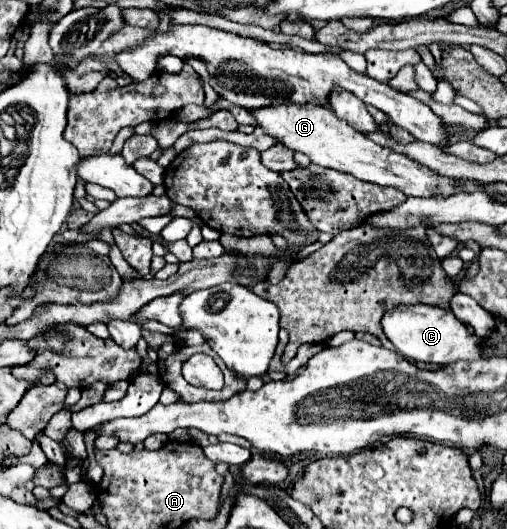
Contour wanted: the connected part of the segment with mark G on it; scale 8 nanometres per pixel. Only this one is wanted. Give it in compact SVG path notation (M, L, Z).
M279 104L273 108L259 108L253 110L253 116L257 118L257 124L273 138L277 138L287 148L301 152L309 156L309 160L317 166L331 168L343 174L351 174L361 182L371 182L377 186L397 188L405 196L419 196L419 198L431 198L431 196L451 196L459 192L459 184L451 178L445 178L437 174L435 170L429 170L427 166L419 164L417 160L411 160L405 154L399 154L387 146L381 146L367 138L365 134L359 134L357 130L351 130L345 122L339 122L335 114L329 108L319 106L291 106L291 104Z

